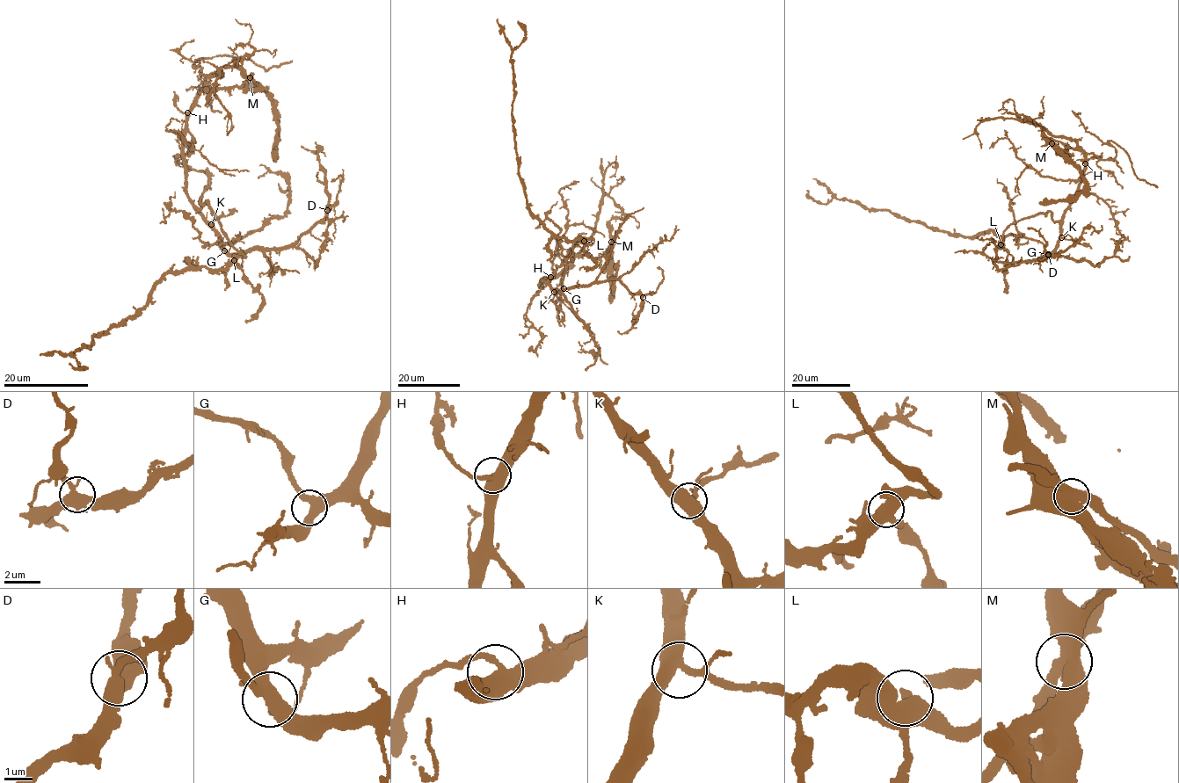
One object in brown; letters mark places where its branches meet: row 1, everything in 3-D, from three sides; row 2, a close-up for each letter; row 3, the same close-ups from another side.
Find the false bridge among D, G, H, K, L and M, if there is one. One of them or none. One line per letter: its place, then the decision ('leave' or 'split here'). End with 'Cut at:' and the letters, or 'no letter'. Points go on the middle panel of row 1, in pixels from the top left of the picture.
D: (643, 297) | leave
G: (564, 288) | leave
H: (550, 277) | leave
K: (554, 292) | leave
L: (584, 241) | leave
M: (611, 242) | split here
Cut at: M

